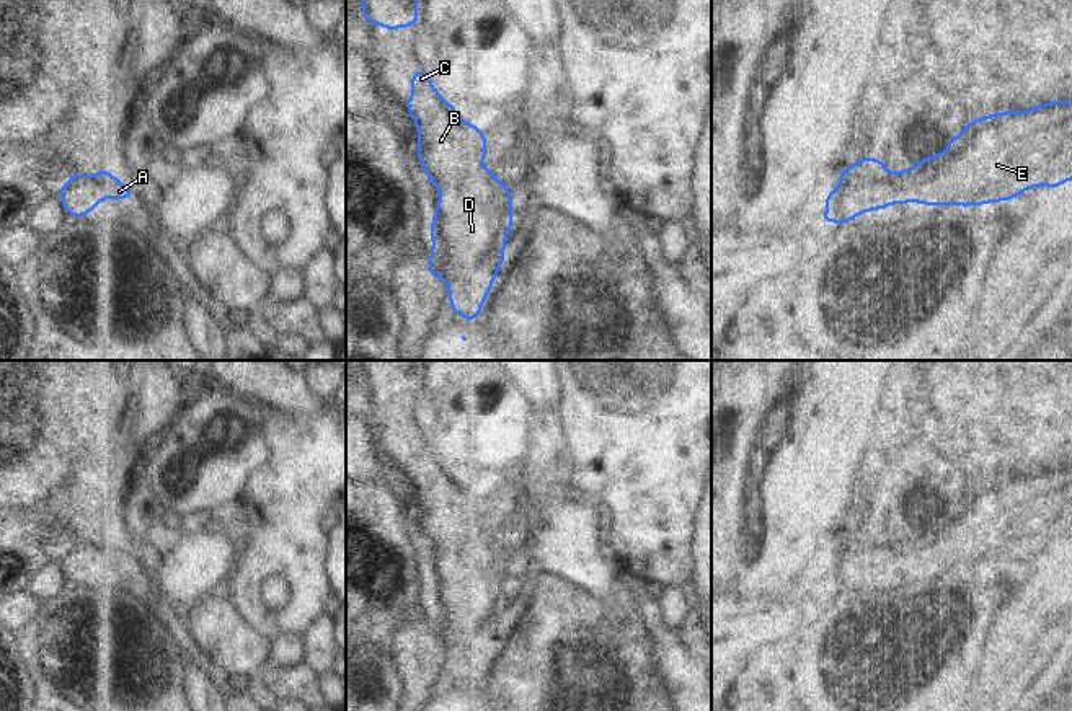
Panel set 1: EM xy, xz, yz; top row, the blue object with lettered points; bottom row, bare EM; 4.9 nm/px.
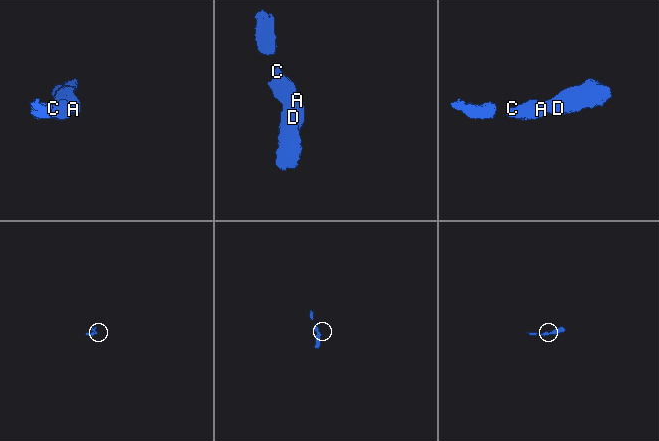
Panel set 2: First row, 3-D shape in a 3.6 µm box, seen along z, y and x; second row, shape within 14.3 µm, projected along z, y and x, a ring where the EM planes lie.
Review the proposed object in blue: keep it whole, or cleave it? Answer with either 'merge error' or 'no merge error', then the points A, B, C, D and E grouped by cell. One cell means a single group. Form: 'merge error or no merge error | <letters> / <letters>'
no merge error | A B C D E

